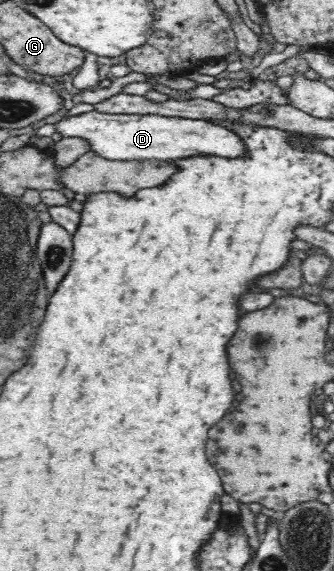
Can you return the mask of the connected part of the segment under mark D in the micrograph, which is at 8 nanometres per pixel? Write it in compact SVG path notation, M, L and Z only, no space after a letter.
M93 110L63 118L55 124L63 138L83 139L102 158L115 161L154 160L169 161L193 155L217 155L222 158L246 156L241 136L211 120L165 117L157 114L110 114Z

